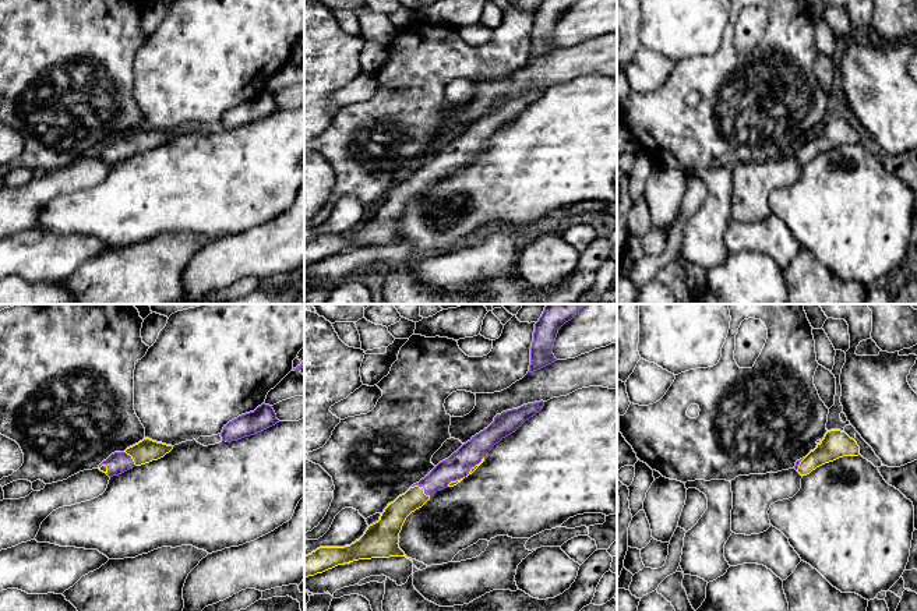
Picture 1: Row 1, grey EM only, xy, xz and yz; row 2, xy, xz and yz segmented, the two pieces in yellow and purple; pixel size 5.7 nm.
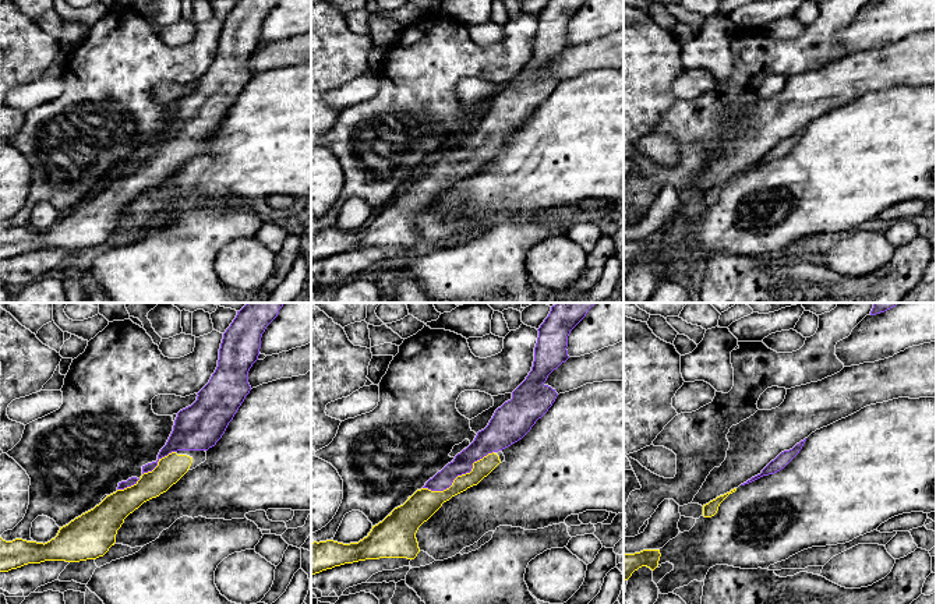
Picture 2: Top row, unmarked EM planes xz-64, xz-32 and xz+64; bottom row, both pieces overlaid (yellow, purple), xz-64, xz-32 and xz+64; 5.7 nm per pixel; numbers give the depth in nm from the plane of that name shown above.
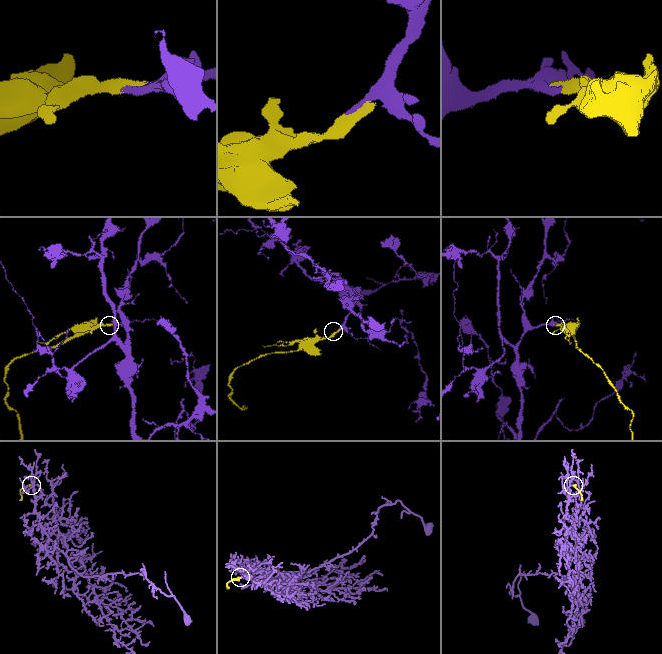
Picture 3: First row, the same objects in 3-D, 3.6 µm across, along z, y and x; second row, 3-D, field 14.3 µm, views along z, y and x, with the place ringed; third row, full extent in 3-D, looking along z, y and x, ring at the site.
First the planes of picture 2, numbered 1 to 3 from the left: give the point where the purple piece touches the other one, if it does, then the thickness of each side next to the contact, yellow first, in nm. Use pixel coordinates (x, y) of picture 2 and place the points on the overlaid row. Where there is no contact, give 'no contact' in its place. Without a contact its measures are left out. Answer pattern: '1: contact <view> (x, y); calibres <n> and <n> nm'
1: contact xz-64 (158, 462); calibres 160 and 200 nm
2: contact xz-32 (459, 476); calibres 160 and 130 nm
3: no contact

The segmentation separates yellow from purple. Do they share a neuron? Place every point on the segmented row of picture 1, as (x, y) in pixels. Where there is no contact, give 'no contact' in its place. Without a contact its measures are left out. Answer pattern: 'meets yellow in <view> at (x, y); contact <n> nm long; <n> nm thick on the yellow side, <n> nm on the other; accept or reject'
meets yellow in xz at (422, 487); contact 120 nm long; 140 nm thick on the yellow side, 150 nm on the other; accept

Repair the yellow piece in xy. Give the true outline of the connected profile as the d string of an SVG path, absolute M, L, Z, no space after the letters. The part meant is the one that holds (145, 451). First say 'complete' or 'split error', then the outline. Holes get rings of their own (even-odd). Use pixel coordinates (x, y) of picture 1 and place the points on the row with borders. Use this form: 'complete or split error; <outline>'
split error; M144 438L138 444L127 448L124 452L114 452L99 465L99 470L109 477L119 476L134 466L141 466L163 458L173 449L172 445Z

